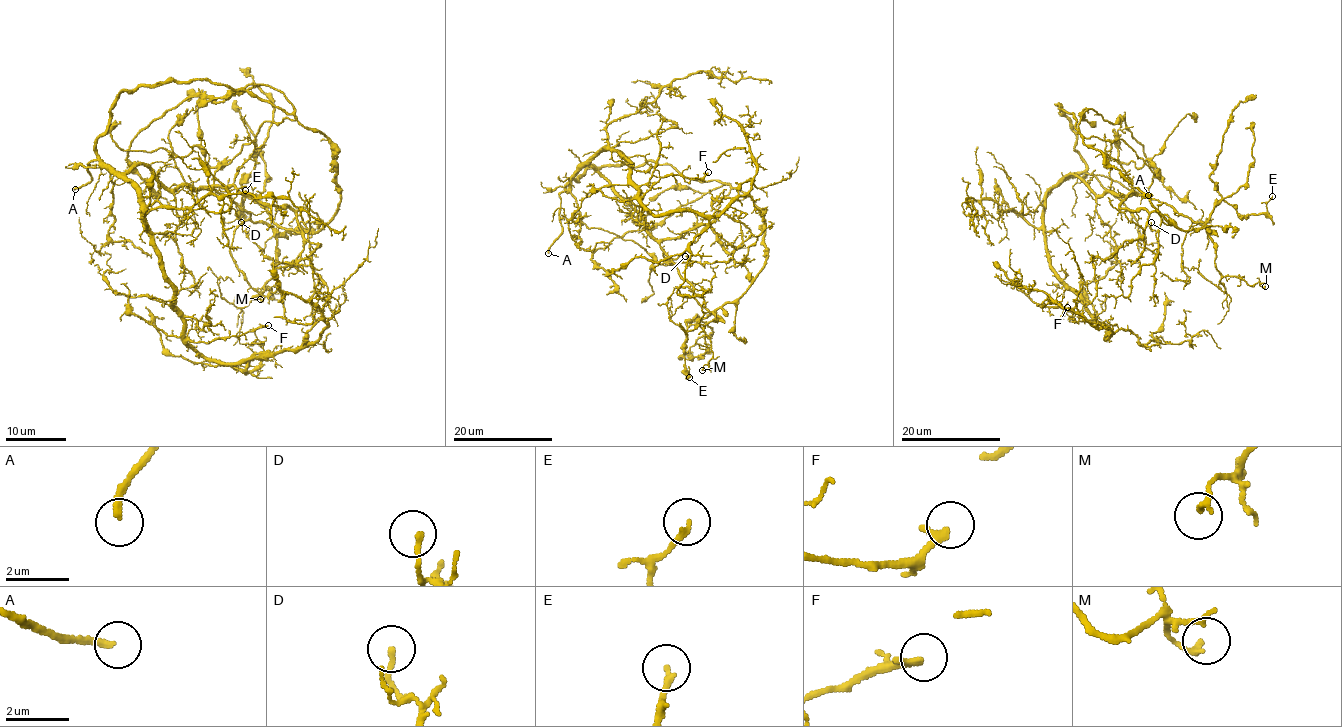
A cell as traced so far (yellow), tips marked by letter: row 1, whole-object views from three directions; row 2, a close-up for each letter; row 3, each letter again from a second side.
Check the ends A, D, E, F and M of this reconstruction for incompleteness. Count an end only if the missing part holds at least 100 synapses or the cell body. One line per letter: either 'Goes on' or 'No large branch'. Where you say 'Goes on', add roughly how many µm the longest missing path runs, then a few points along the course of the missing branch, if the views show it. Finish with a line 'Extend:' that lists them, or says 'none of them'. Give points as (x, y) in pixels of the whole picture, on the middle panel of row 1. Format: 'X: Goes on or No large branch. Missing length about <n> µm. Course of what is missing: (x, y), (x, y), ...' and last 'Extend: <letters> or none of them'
A: Goes on. Missing length about 30 µm. Course of what is missing: (548, 253), (547, 263), (548, 250), (537, 246), (530, 238), (530, 228)
D: No large branch
E: No large branch
F: No large branch
M: No large branch
Extend: A

